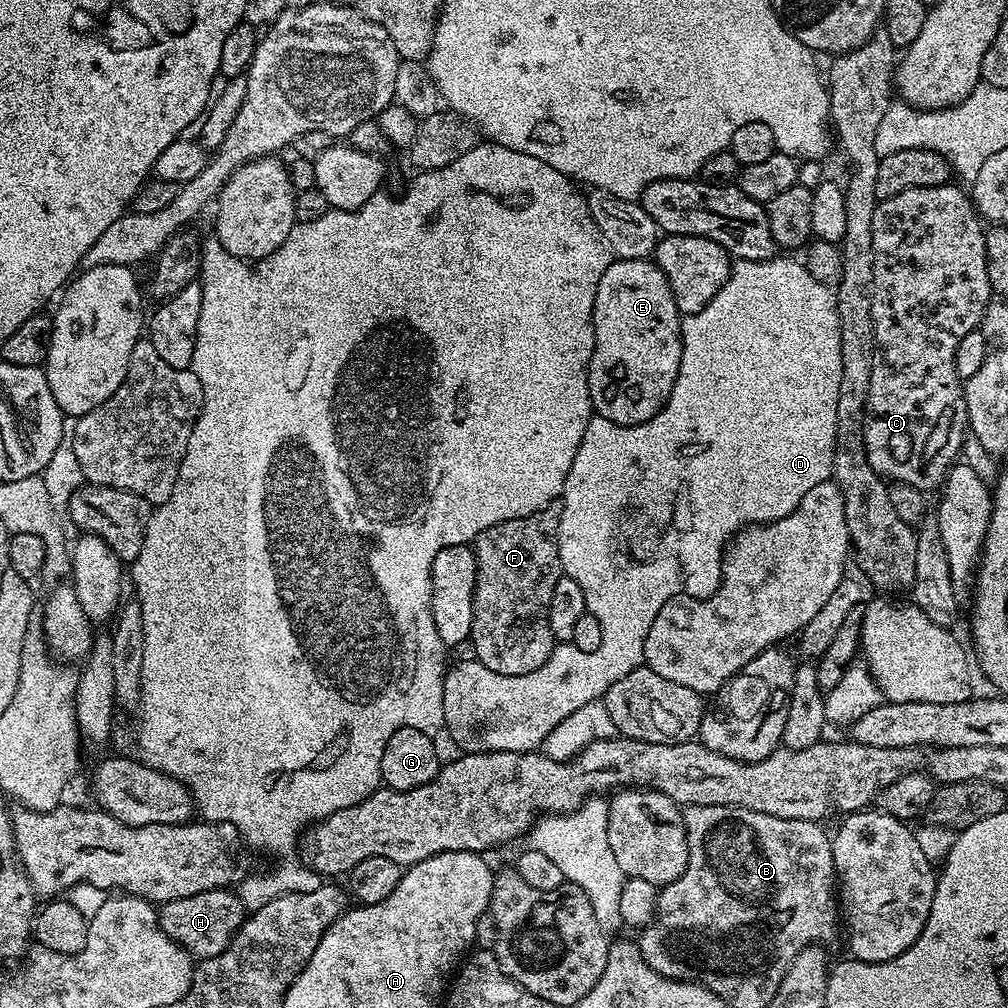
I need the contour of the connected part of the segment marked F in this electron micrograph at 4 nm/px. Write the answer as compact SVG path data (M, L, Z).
M563 499L555 500L534 514L490 526L476 535L476 585L470 638L474 642L477 660L482 662L482 666L486 666L486 670L494 670L494 674L530 674L537 672L545 662L553 659L552 647L557 647L558 642L550 630L548 607L554 594L554 585L562 574L558 554L558 526L563 505Z

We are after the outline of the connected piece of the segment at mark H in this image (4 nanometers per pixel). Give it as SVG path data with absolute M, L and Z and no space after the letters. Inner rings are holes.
M211 888L190 898L171 900L159 905L160 929L175 944L188 951L197 961L209 960L228 948L239 928L244 925L246 909L239 895L228 888Z

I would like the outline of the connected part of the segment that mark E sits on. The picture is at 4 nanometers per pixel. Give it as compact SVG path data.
M616 260L594 294L592 325L596 349L588 363L588 389L595 415L615 424L641 424L658 414L670 398L672 381L680 374L680 322L682 314L672 303L666 274L656 263L643 260Z

